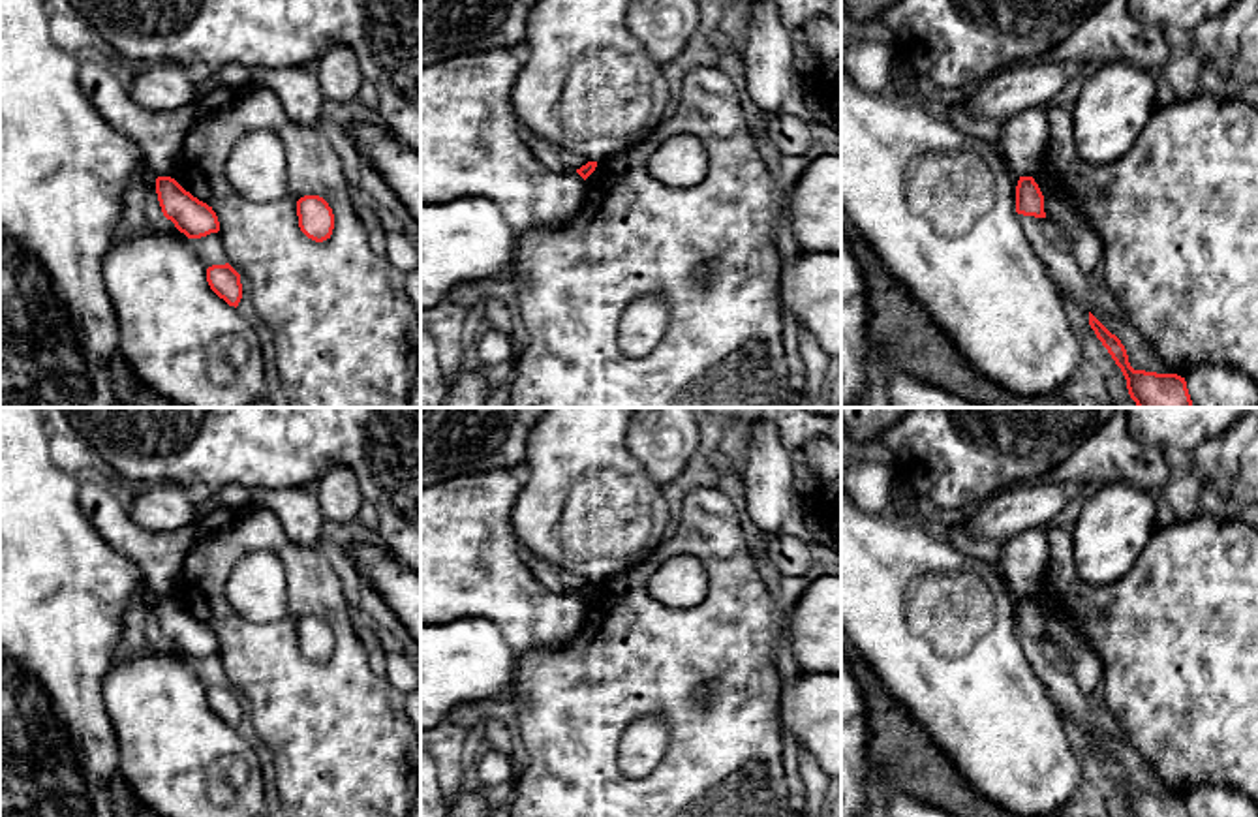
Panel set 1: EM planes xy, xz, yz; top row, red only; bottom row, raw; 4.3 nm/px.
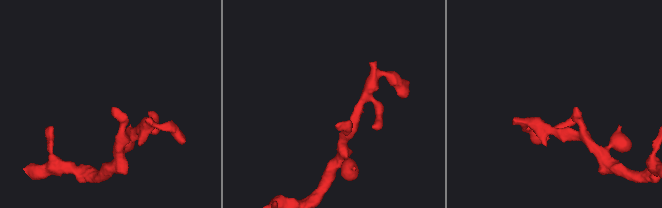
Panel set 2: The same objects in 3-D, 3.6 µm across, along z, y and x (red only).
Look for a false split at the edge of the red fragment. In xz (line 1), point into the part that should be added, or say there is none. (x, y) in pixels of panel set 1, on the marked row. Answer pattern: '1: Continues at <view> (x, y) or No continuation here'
1: No continuation here

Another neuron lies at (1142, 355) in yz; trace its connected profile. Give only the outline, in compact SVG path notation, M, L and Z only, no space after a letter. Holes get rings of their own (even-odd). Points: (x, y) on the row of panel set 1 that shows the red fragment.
M1091 306L1089 312L1112 332L1115 334L1127 349L1128 362L1134 370L1157 372L1157 374L1175 374L1164 361L1157 355L1153 346L1123 319L1123 316L1113 317L1098 306Z

